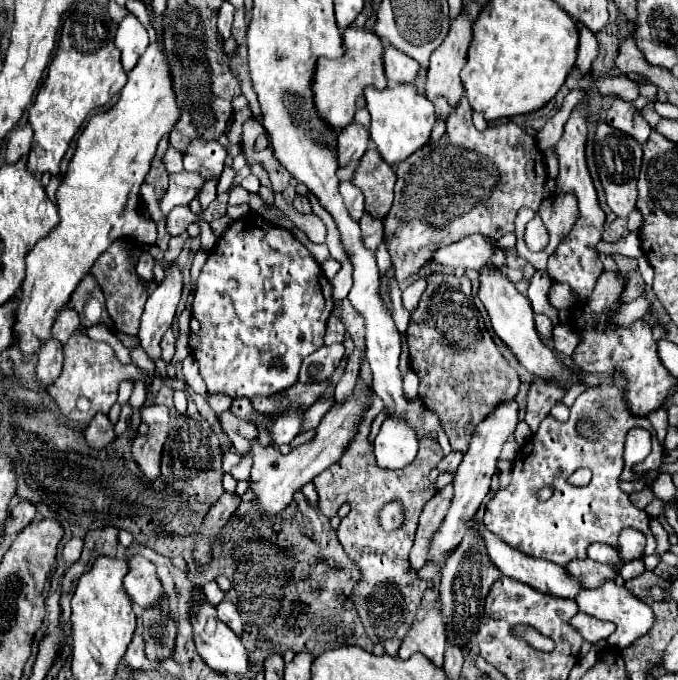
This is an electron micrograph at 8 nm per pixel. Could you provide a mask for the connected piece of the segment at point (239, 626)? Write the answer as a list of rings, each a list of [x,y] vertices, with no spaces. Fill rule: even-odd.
[[[221,601],[219,605],[217,605],[217,617],[235,633],[235,635],[243,635],[243,621],[241,621],[241,617],[239,617],[239,611],[237,611],[237,607],[233,605],[233,603],[229,603],[229,601]]]

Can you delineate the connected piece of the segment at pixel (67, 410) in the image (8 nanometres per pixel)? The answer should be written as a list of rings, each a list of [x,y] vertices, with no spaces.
[[[77,331],[71,335],[67,345],[63,347],[63,355],[65,355],[63,373],[47,389],[47,393],[55,399],[61,413],[73,421],[91,421],[97,413],[109,413],[111,405],[117,401],[117,387],[123,379],[142,380],[145,385],[149,385],[157,376],[156,372],[147,375],[133,364],[119,363],[111,345],[97,343],[97,341],[89,339],[89,335],[83,331]]]

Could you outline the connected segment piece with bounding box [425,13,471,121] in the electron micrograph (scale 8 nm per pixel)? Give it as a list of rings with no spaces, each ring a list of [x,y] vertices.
[[[461,13],[461,15],[451,23],[449,35],[445,37],[443,45],[437,47],[435,53],[431,55],[431,65],[429,65],[429,69],[427,69],[425,97],[433,103],[437,119],[447,121],[449,113],[453,113],[453,109],[459,105],[459,99],[461,99],[461,95],[463,95],[463,83],[461,83],[461,79],[459,79],[459,71],[461,71],[461,67],[465,65],[469,41],[471,41],[471,21]]]

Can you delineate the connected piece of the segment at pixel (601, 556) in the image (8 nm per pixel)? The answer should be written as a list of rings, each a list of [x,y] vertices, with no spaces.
[[[593,543],[593,545],[589,545],[587,557],[593,559],[593,561],[599,561],[599,563],[607,563],[607,565],[619,563],[617,549],[613,549],[611,545],[603,545],[603,543]]]

